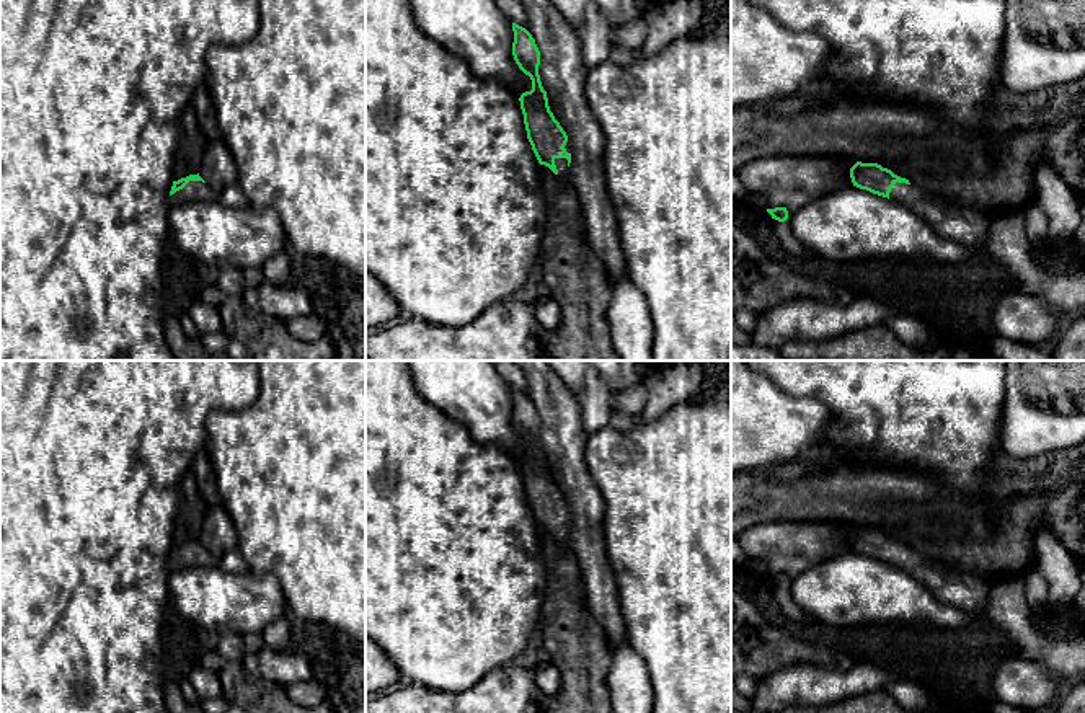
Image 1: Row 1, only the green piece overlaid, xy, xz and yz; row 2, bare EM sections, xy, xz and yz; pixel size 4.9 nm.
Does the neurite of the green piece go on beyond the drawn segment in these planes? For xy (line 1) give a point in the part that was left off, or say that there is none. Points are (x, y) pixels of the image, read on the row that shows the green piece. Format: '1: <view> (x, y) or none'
1: xy (194, 191)

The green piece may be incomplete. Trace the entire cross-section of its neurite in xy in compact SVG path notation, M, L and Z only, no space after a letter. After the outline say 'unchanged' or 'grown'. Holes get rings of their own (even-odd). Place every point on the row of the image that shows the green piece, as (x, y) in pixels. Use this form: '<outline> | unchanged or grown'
M197 173L173 181L170 204L179 206L186 202L215 202L219 201L219 196L220 194L214 191Z | grown

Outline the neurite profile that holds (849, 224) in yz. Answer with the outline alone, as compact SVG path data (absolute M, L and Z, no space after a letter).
M857 186L793 212L791 230L809 253L830 263L910 255L956 263L974 256L972 248L937 235L906 206Z

